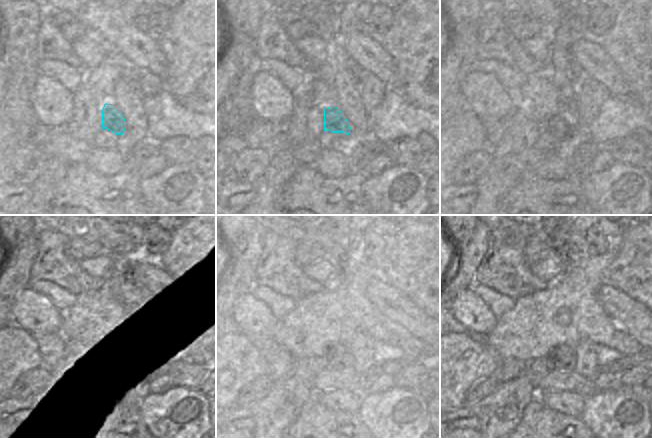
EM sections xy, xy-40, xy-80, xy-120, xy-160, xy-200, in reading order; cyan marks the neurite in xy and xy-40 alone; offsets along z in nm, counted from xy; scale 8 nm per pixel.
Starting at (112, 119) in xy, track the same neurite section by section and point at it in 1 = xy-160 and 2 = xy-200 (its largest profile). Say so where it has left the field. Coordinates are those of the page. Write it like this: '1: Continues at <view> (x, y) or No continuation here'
1: Continues at xy-160 (344, 362)
2: Continues at xy-200 (564, 357).

